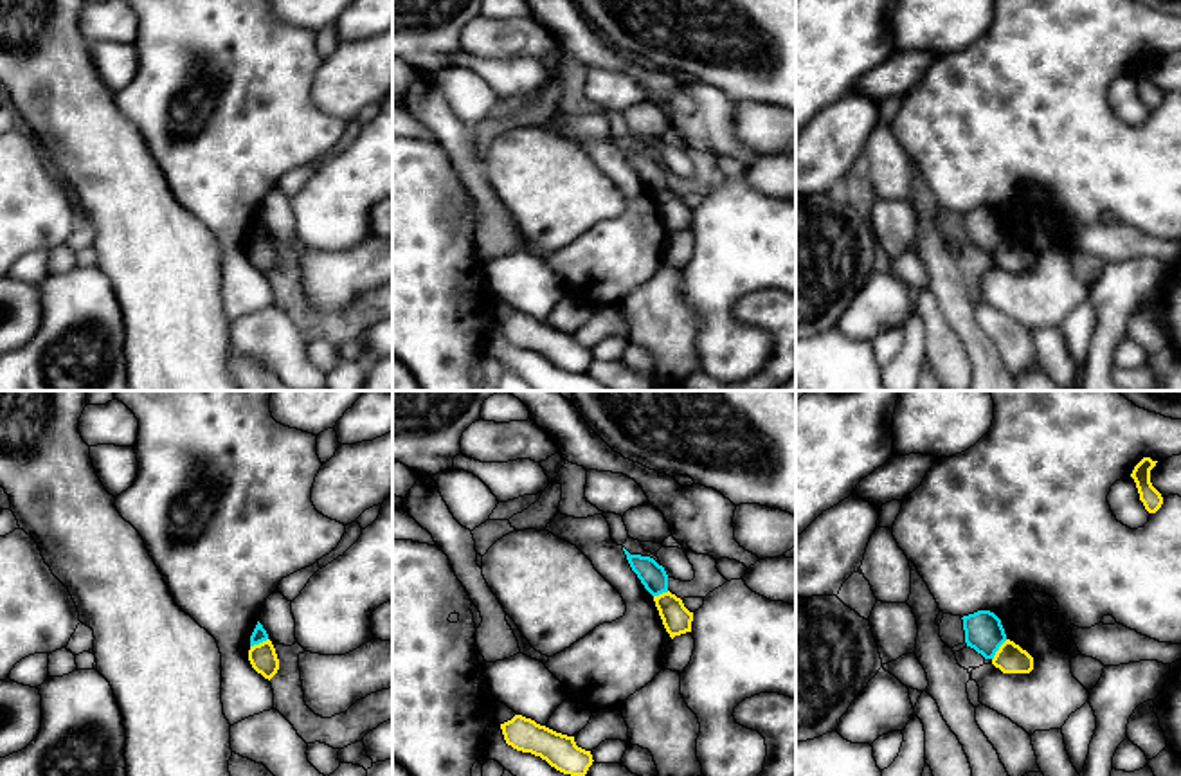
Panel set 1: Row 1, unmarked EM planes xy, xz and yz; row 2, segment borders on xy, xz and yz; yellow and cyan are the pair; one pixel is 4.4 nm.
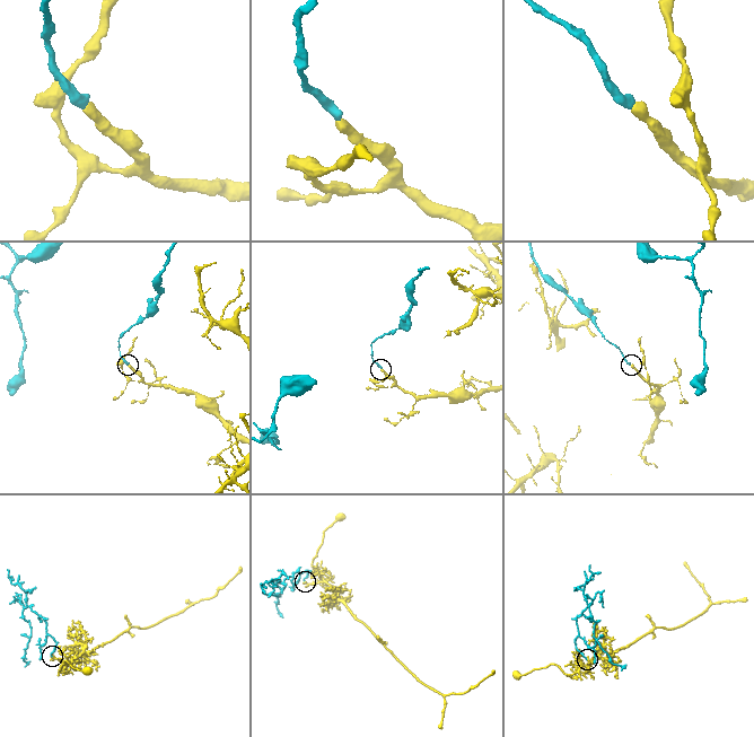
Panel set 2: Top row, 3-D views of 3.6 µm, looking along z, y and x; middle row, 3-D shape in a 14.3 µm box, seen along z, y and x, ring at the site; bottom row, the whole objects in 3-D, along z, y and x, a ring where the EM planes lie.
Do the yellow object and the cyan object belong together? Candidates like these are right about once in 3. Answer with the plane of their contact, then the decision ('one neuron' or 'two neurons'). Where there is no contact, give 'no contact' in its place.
meets yellow in yz; two neurons

